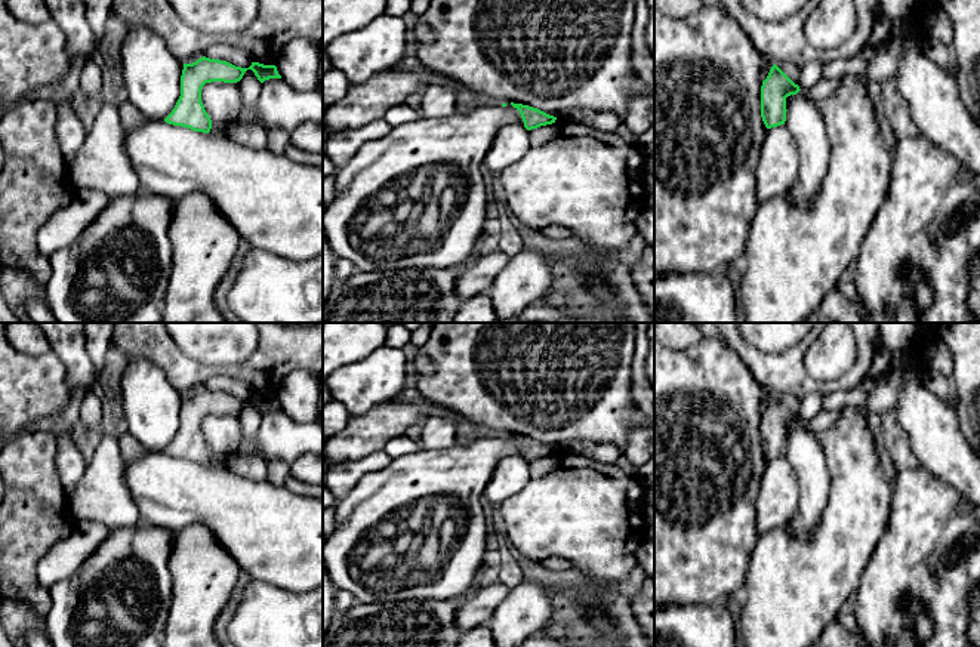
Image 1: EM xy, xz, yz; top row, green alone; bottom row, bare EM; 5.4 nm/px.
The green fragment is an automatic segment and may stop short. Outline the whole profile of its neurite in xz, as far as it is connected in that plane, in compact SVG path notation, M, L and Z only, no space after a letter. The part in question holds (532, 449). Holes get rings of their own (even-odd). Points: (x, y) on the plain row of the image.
M511 434L514 440L517 440L521 446L521 450L524 453L524 459L527 462L537 460L540 457L552 456L555 455L557 449L549 447L537 440L523 437L523 435L514 435Z

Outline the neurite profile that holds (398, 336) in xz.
M394 324L388 329L388 335L385 339L385 345L389 348L403 349L407 343L410 343L412 332L401 324Z

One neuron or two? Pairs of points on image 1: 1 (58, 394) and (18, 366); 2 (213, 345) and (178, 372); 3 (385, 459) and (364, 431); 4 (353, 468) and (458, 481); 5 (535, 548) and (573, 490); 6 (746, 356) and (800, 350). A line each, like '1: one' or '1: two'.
1: one
2: two
3: two
4: two
5: one
6: one

